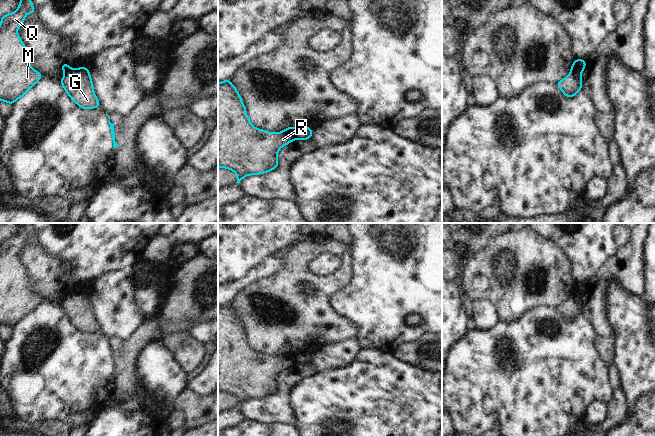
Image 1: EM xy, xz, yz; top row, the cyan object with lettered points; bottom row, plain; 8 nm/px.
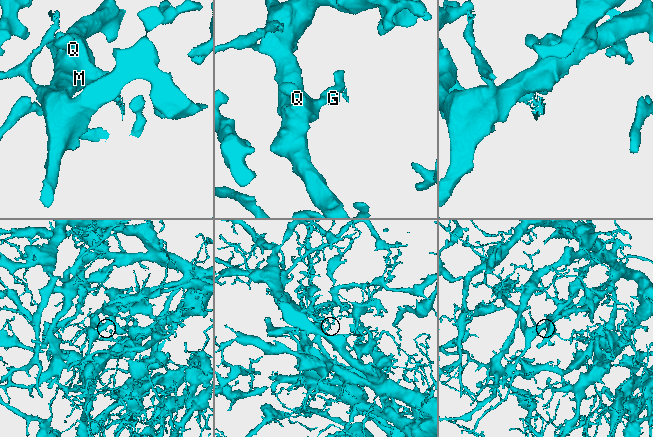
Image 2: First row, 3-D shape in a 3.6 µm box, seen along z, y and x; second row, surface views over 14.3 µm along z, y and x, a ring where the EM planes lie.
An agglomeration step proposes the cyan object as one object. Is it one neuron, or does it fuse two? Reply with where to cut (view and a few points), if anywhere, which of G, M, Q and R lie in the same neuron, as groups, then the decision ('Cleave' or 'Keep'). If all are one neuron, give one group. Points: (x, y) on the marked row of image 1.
Split along xz (293, 128), (296, 138). Groups: G / M Q R. Cleave

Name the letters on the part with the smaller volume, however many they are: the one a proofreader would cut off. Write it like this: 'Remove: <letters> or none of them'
Remove: G

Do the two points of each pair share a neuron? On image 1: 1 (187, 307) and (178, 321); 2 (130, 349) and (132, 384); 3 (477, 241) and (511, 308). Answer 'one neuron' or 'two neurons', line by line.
1: one neuron
2: one neuron
3: two neurons

